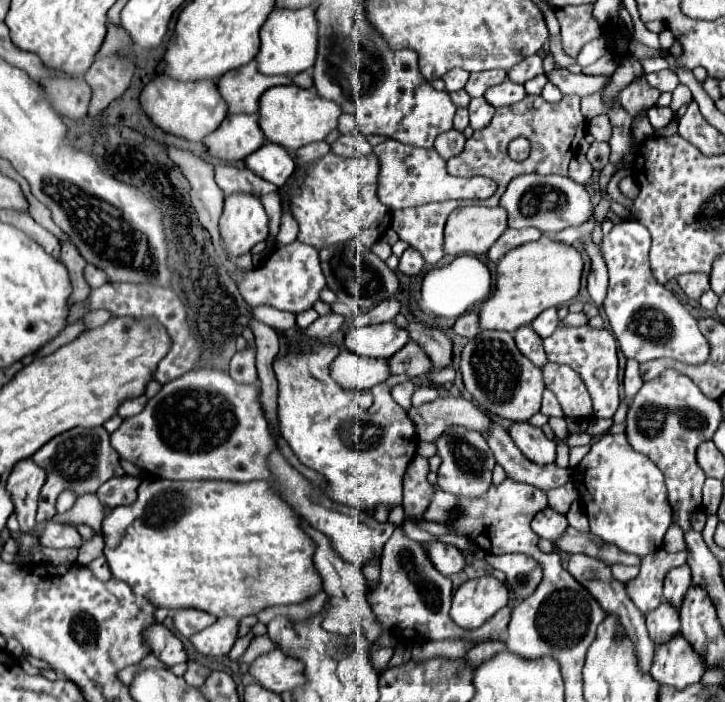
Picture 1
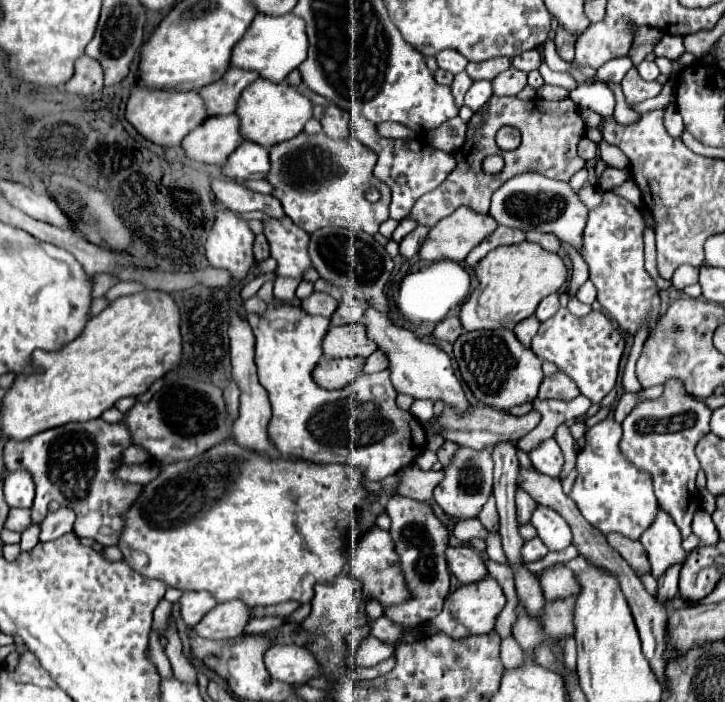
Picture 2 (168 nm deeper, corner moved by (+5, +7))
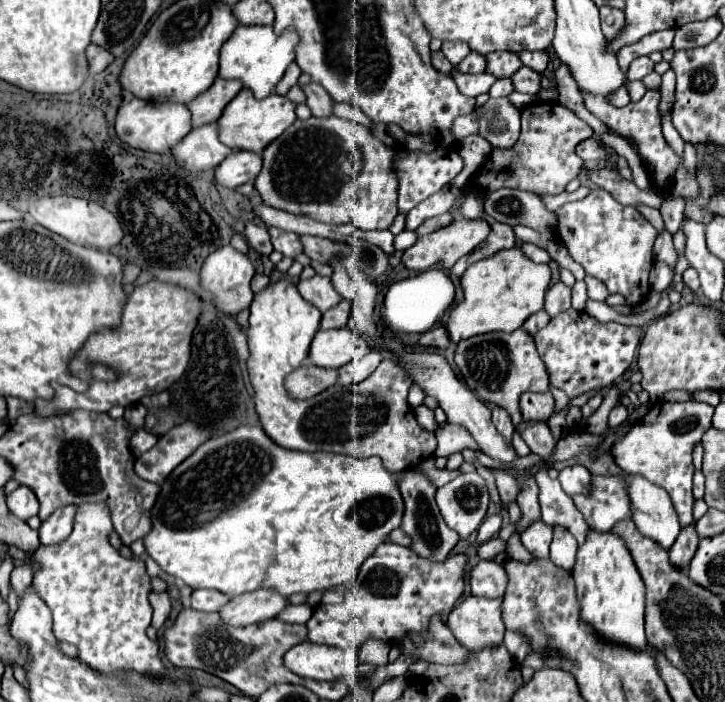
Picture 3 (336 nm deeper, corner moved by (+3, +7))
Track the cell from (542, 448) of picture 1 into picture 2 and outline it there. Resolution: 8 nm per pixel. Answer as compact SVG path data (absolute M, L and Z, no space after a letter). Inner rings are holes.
M546 439L534 451L530 451L530 459L540 473L560 479L564 457L562 457L562 449L558 447L558 443L554 439Z

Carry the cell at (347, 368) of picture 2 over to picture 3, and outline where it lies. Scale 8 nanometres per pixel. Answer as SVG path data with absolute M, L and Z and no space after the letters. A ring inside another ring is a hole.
M304 365L300 371L294 371L286 379L288 393L296 399L308 399L320 391L326 391L328 387L334 387L338 383L338 371L336 369L324 369L314 365Z

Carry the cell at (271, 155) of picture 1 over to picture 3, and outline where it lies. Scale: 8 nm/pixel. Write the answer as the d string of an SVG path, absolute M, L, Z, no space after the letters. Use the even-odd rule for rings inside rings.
M234 151L216 167L216 181L222 187L236 189L242 183L254 181L262 169L262 155L250 151Z

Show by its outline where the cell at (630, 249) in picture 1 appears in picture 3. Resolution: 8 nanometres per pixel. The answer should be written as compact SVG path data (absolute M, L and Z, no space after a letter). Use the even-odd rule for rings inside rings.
M592 189L582 201L568 203L558 209L560 227L556 229L562 243L568 247L574 261L578 261L588 275L596 277L608 287L608 293L626 297L626 305L640 305L650 293L650 269L654 263L652 243L656 229L632 205L620 205L608 191Z

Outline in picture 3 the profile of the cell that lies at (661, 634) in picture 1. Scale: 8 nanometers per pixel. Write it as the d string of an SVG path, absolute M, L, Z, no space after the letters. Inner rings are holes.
M694 525L688 527L688 531L682 529L680 535L678 535L678 539L676 539L676 543L674 543L674 545L670 547L670 551L668 551L670 563L672 563L676 569L686 571L692 555L696 553L698 541L700 541L700 539L698 539L698 535L696 535L696 531L694 531Z

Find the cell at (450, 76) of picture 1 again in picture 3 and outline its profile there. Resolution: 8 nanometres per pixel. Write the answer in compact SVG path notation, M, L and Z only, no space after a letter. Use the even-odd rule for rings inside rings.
M450 41L450 43L442 43L442 53L444 53L444 57L448 57L448 61L452 65L458 65L470 53L470 47L466 43Z

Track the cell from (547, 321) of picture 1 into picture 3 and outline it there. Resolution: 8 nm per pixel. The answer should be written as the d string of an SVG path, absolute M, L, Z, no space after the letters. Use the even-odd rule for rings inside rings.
M556 283L548 289L548 295L546 295L546 313L550 317L556 317L560 315L562 311L568 311L570 309L570 287L566 287L564 283Z

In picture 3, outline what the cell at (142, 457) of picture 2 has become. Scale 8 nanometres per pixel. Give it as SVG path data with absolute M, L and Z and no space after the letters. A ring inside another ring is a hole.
M140 429L140 431L136 431L136 433L134 433L134 437L132 437L132 441L130 441L132 453L138 457L138 455L142 455L142 453L150 451L150 449L156 445L156 441L158 441L158 437L154 437L154 435L146 433L144 429Z

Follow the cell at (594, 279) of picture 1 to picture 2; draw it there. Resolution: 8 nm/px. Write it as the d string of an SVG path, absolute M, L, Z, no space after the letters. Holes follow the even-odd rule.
M524 173L516 175L506 181L494 195L490 215L496 219L498 225L514 227L520 231L540 231L540 233L554 233L558 239L568 241L578 251L582 247L582 231L586 227L588 207L578 199L576 191L556 179L548 179L538 173Z

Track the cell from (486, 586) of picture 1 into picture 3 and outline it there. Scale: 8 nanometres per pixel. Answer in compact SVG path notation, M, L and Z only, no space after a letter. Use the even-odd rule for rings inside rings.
M470 595L450 611L446 625L460 645L470 651L478 651L486 645L498 645L506 631L502 621L502 597L482 599Z

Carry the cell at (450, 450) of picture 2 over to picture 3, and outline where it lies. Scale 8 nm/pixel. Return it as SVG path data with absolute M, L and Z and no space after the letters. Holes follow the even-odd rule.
M492 469L492 475L494 475L496 487L498 487L498 493L500 493L500 499L504 501L504 505L514 501L518 495L518 485L516 485L514 477L502 469Z

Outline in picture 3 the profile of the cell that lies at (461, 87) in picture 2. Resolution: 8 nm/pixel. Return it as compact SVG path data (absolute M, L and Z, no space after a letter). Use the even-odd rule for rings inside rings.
M470 51L470 55L456 65L458 73L476 73L476 71L484 71L484 57L476 55L474 51Z

